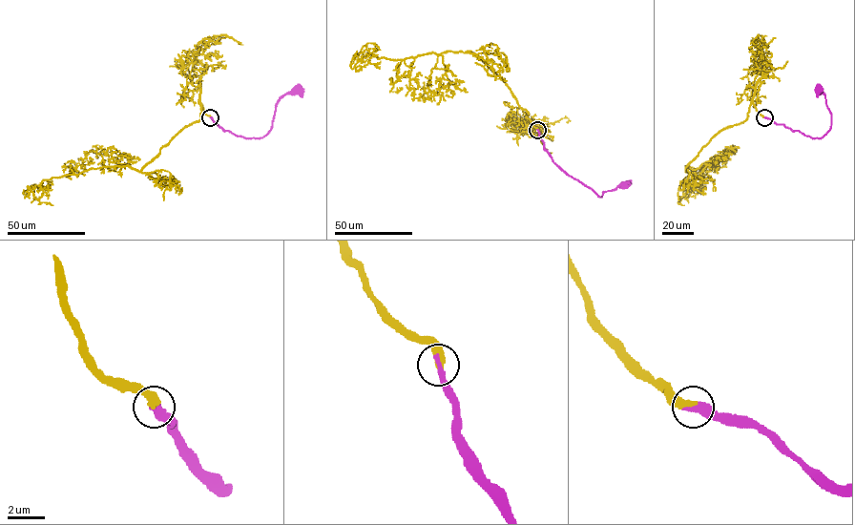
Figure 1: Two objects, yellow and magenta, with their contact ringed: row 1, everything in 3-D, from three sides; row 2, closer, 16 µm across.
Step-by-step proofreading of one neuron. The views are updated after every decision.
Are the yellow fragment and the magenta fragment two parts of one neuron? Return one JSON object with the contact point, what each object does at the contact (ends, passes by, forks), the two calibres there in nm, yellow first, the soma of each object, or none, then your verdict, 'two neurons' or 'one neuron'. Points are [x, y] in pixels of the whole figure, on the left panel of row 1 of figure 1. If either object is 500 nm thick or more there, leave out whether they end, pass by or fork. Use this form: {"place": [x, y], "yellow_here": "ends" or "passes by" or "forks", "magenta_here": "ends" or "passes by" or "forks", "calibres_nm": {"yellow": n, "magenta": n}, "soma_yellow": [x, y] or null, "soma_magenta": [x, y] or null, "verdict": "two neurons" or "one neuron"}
{"place": [210, 117], "yellow_here": "ends", "magenta_here": "ends", "calibres_nm": {"yellow": 420, "magenta": 400}, "soma_yellow": null, "soma_magenta": [297, 89], "verdict": "one neuron"}

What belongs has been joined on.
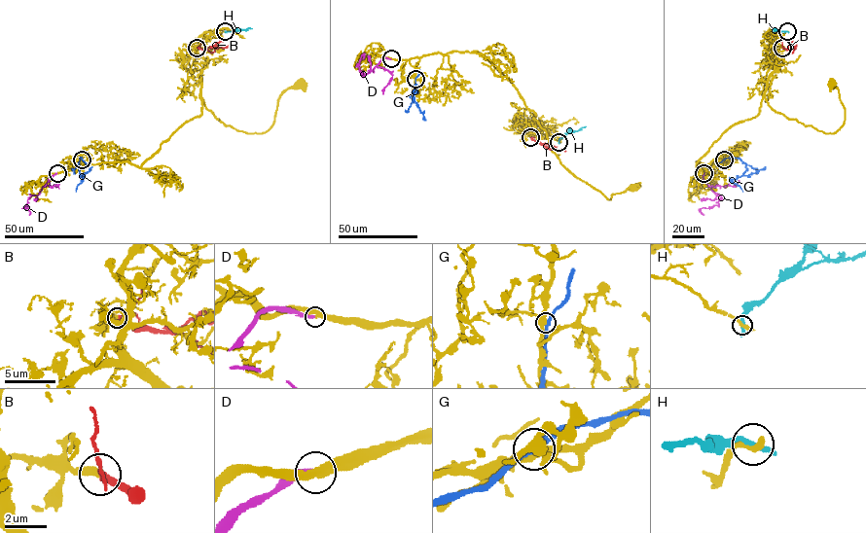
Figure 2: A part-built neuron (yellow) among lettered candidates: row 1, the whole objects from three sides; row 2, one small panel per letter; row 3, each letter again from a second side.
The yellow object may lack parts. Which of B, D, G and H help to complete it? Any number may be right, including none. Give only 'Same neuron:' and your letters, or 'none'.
Same neuron: B

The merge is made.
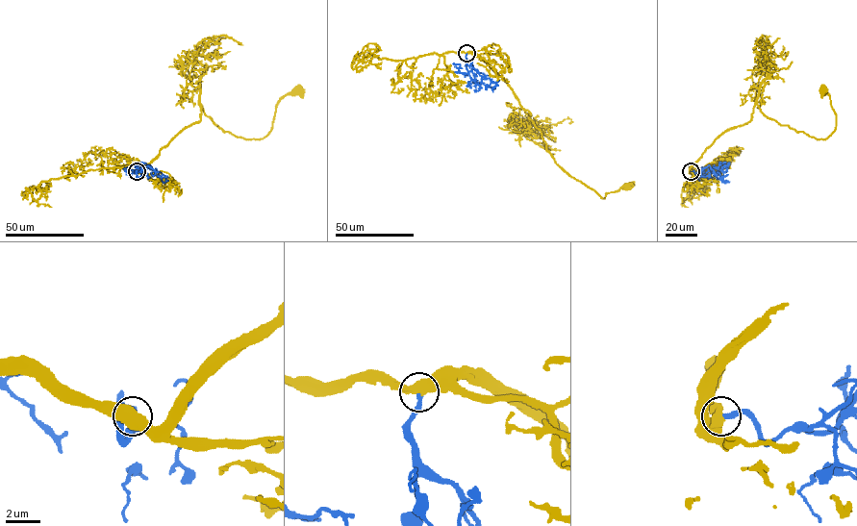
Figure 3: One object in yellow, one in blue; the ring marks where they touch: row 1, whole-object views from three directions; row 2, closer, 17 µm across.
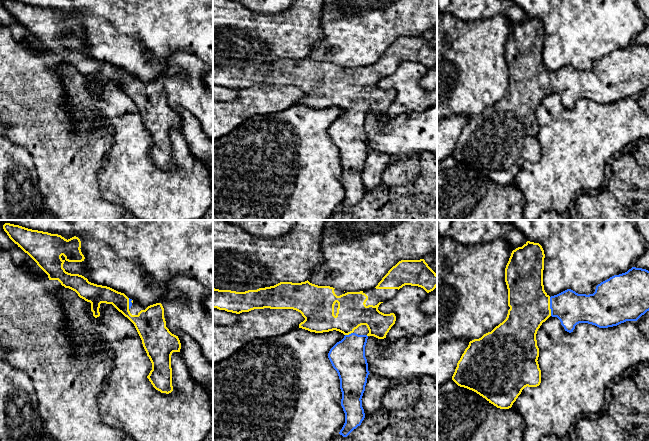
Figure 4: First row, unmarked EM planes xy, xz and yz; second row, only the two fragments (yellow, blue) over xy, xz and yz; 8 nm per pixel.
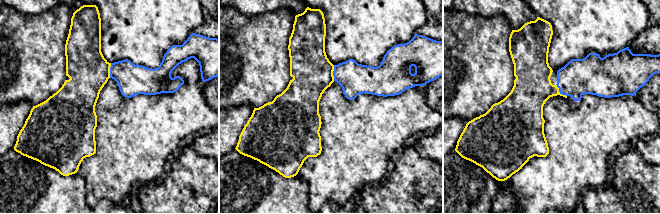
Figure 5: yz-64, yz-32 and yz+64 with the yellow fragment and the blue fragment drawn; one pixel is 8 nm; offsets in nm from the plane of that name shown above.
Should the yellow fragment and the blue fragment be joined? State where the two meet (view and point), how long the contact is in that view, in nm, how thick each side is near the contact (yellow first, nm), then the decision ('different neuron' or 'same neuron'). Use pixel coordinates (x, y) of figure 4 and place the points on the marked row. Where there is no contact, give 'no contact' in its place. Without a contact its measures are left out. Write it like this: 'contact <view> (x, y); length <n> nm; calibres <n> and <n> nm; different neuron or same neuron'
contact yz (549, 306); length 150 nm; calibres 320 and 260 nm; same neuron

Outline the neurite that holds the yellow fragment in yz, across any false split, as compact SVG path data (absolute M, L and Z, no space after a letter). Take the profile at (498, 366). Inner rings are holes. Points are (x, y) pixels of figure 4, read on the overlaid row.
M527 241L512 251L505 268L508 289L508 314L491 332L469 342L452 376L460 387L472 390L500 409L509 409L525 387L541 383L536 334L550 316L557 317L565 331L571 333L579 323L599 328L637 321L649 311L649 271L632 267L596 286L593 294L578 294L567 289L549 296L543 285L544 250L539 243Z

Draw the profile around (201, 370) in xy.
M186 334L177 335L181 349L180 354L188 367L195 383L205 387L209 393L213 410L213 365L202 355L198 345Z

